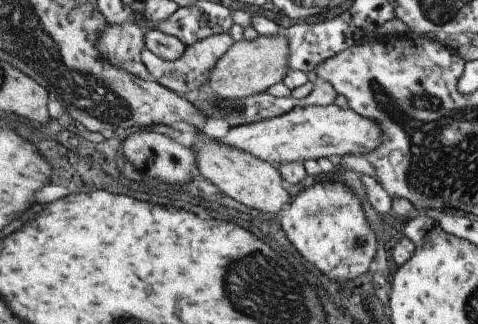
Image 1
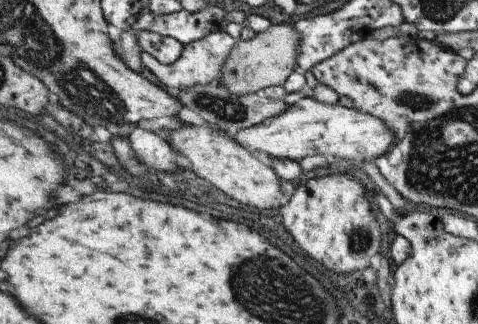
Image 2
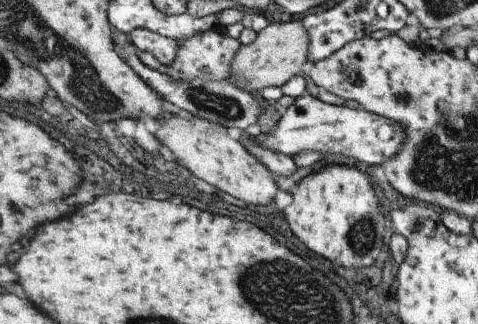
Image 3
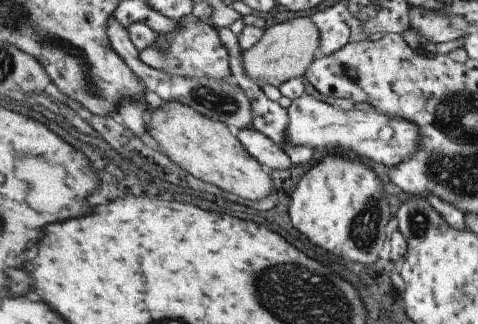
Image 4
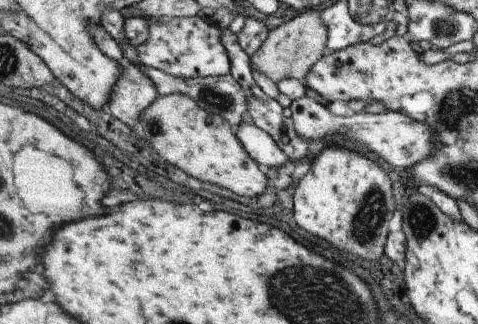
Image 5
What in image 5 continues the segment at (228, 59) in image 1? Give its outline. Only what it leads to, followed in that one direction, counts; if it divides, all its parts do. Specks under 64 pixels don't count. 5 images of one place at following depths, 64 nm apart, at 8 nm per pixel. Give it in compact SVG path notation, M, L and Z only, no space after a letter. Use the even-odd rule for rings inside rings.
M305 10L293 20L281 24L279 28L271 30L263 46L249 56L251 58L251 70L259 70L267 78L271 78L275 84L283 78L295 78L303 80L305 74L311 70L311 66L323 58L329 44L329 34L325 28L325 22L321 20L319 10Z

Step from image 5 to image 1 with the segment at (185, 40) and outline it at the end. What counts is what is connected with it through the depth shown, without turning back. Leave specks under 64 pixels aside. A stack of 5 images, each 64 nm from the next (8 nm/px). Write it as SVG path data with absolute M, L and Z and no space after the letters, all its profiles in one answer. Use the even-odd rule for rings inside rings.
M215 34L215 36L209 36L209 38L205 38L205 40L195 42L195 44L191 44L191 46L185 46L183 54L181 54L177 60L167 62L167 64L159 64L155 56L143 52L143 64L147 66L149 76L151 76L157 84L169 88L171 92L175 92L175 94L179 94L179 96L183 98L185 92L191 92L191 90L195 90L195 88L199 90L201 86L205 86L205 84L209 82L209 74L211 74L211 70L215 68L217 60L219 60L225 52L229 52L229 48L231 48L233 44L235 44L235 40L233 40L229 34Z

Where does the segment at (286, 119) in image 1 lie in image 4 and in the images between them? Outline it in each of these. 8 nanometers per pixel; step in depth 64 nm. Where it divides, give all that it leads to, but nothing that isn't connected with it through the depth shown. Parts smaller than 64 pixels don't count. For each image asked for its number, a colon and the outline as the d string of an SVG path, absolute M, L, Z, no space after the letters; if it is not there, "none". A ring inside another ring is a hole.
2: M301 98L297 104L287 106L267 126L247 128L233 136L245 150L255 152L259 158L289 158L299 162L301 158L321 154L325 158L345 158L353 164L375 162L379 156L389 154L393 146L393 130L371 114L363 114L355 108L343 108L339 104L323 104L315 98Z
3: M309 94L295 98L287 110L281 110L281 120L277 128L271 134L259 134L255 138L257 144L261 144L267 150L275 150L277 154L303 154L303 152L321 152L321 154L337 154L355 158L365 164L383 164L391 158L395 158L403 144L405 144L405 130L403 126L397 126L397 122L387 120L383 116L365 112L365 110L353 110L345 106L331 106L321 102L319 98L313 98Z
4: M303 94L301 98L293 100L287 108L289 114L289 122L287 128L281 130L279 138L275 140L279 146L283 142L287 142L289 146L307 146L307 148L341 148L341 150L351 150L353 154L361 156L361 158L369 158L373 162L381 162L389 168L395 168L399 164L403 164L405 160L409 160L411 156L415 156L419 144L421 144L421 130L417 130L417 126L413 126L413 122L405 120L405 118L395 118L389 114L381 114L381 112L359 112L359 110L335 110L331 104L323 104L307 94Z

